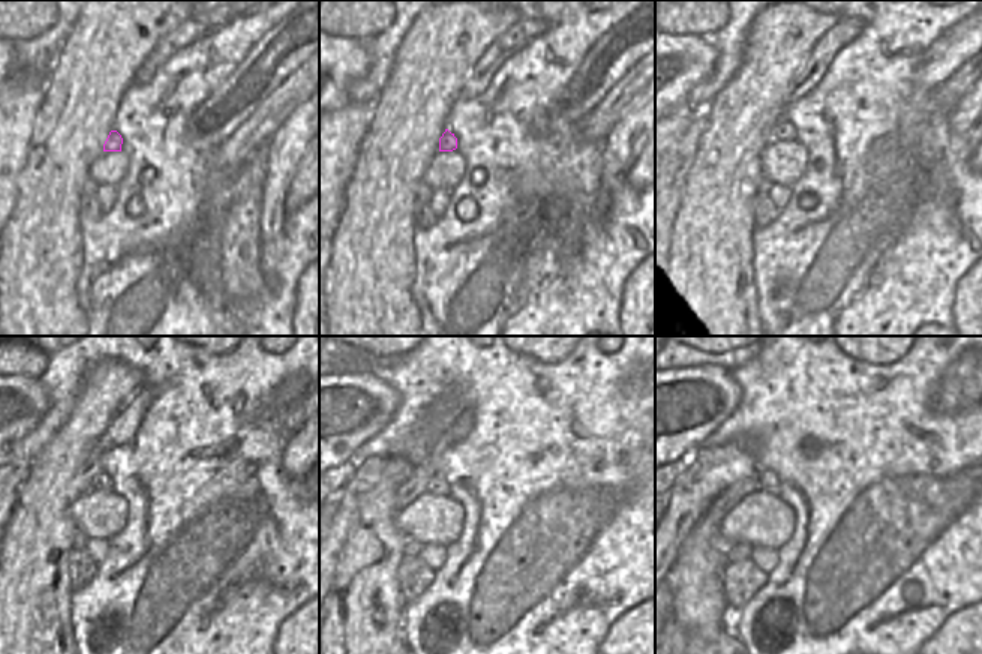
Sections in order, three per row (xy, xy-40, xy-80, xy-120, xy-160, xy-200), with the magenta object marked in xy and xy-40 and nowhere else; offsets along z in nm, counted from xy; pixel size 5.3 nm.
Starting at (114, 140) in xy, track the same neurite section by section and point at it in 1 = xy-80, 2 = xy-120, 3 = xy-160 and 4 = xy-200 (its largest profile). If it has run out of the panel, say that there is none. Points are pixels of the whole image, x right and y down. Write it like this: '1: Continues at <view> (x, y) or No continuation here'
1: Continues at xy-80 (783, 132)
2: Continues at xy-120 (101, 482)
3: Continues at xy-160 (437, 485)
4: Continues at xy-200 (768, 482)

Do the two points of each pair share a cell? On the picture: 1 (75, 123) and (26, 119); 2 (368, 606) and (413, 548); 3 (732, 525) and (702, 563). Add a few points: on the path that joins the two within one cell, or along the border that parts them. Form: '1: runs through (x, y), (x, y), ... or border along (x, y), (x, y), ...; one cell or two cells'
1: border along (45, 86), (38, 111), (38, 137), (27, 155); two cells
2: border along (405, 537), (402, 555); two cells
3: border along (717, 533), (729, 545); two cells

